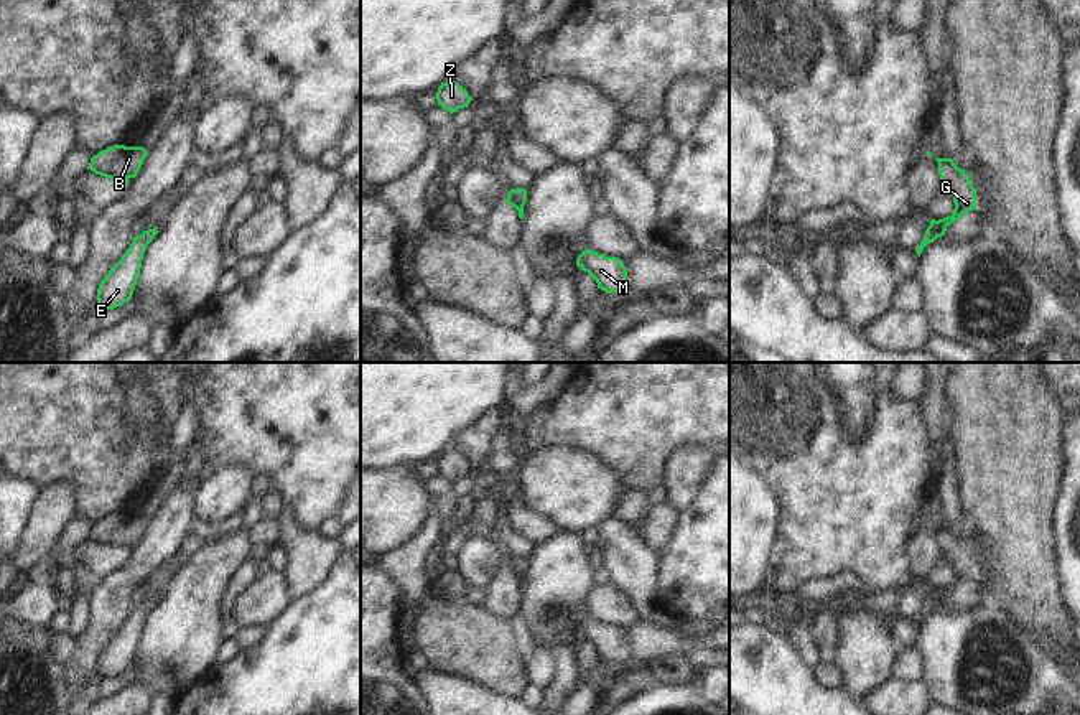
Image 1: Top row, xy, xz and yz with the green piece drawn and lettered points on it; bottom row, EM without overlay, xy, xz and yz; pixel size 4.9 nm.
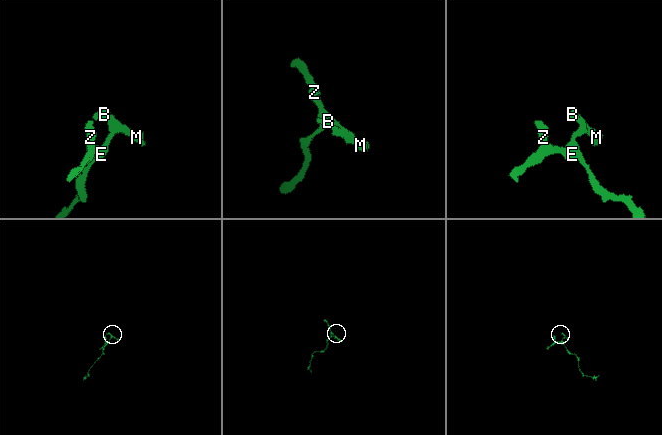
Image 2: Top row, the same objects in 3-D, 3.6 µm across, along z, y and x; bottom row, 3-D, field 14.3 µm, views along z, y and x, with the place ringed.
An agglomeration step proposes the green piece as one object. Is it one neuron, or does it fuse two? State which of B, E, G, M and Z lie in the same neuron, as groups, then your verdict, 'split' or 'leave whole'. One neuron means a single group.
B E G M Z; leave whole

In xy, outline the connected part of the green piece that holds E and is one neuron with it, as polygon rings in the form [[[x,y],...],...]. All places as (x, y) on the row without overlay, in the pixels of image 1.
[[[153,596],[133,606],[132,615],[100,651],[97,657],[97,675],[114,679],[132,667],[143,623],[156,603],[158,600]]]

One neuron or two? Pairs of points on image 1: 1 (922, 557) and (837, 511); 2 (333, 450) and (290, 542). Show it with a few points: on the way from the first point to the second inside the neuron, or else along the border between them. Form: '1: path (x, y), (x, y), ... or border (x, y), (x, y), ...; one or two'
1: border (911, 528), (907, 560), (914, 579); two
2: border (283, 504), (303, 529), (315, 532); two

